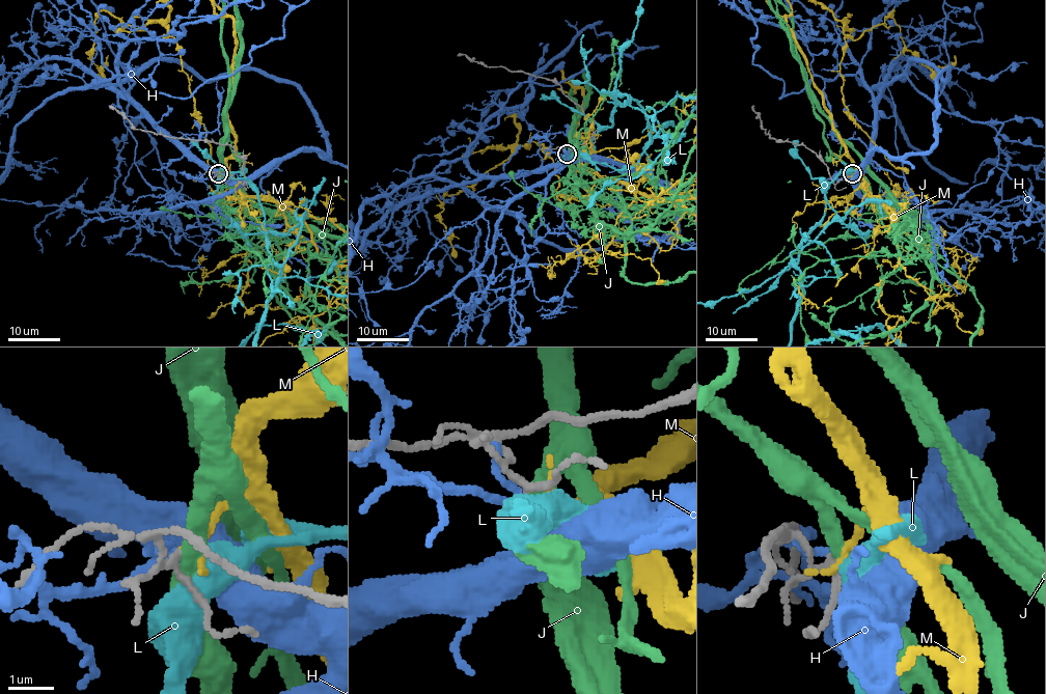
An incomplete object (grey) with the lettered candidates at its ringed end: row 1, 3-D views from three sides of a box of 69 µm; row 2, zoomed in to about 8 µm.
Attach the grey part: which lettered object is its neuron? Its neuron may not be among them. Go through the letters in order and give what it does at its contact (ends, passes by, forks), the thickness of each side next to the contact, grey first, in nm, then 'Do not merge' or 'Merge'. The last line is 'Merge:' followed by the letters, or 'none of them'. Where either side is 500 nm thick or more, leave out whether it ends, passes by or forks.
H: It forks there. Thickness 100 nm (grey) against 160 nm. Do not merge
J: It passes by. Thickness 110 nm (grey) against 360 nm. Do not merge
L: Thickness 120 nm (grey) against 550 nm. Do not merge
M: It passes by. Thickness 100 nm (grey) against 110 nm. Merge
Merge: M

